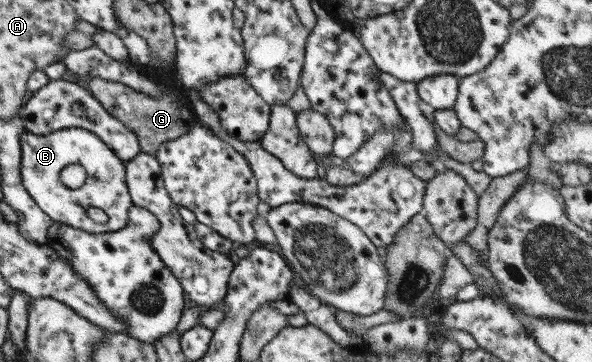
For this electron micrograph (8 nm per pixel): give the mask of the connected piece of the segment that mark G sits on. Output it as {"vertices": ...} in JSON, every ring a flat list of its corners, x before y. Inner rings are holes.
{"vertices":[[92,79,89,83,89,91,93,93,93,97,97,98,97,101,101,101,101,105,113,117,137,134,141,150,153,156,157,154,163,143,182,137,198,124,195,117,191,115,191,111,185,111,185,107,177,105,177,101,173,101,169,94,153,97,129,85,101,79]]}

